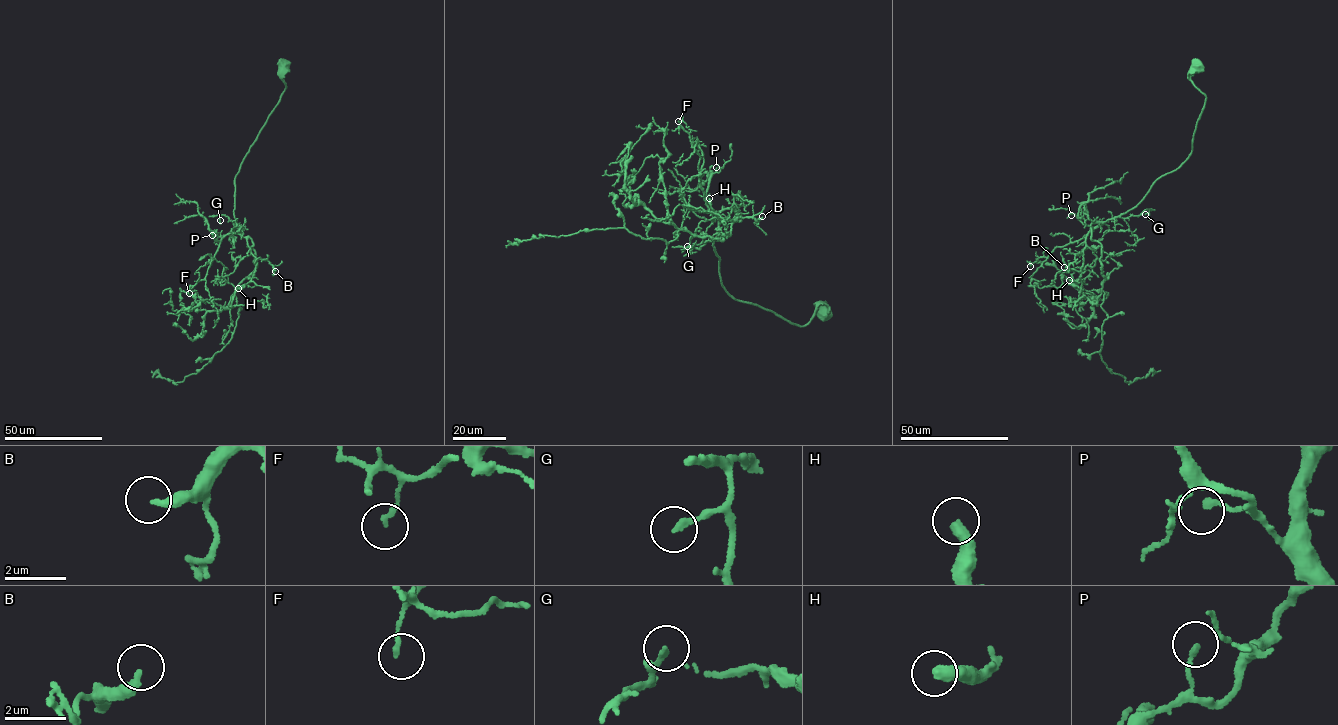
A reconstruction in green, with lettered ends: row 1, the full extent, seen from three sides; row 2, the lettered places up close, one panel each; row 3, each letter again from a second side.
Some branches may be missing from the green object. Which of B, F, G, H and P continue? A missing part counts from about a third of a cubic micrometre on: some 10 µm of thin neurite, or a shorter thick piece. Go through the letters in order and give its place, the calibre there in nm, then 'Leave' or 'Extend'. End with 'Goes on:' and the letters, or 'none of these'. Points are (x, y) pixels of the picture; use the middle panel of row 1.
B: Place: (762, 216). Thickness 280 nm. Extend
F: Place: (678, 121). Thickness 150 nm. Leave
G: Place: (687, 246). Thickness 180 nm. Leave
H: Place: (709, 198). Thickness 380 nm. Extend
P: Place: (716, 167). Thickness 180 nm. Leave
Goes on: B, H

